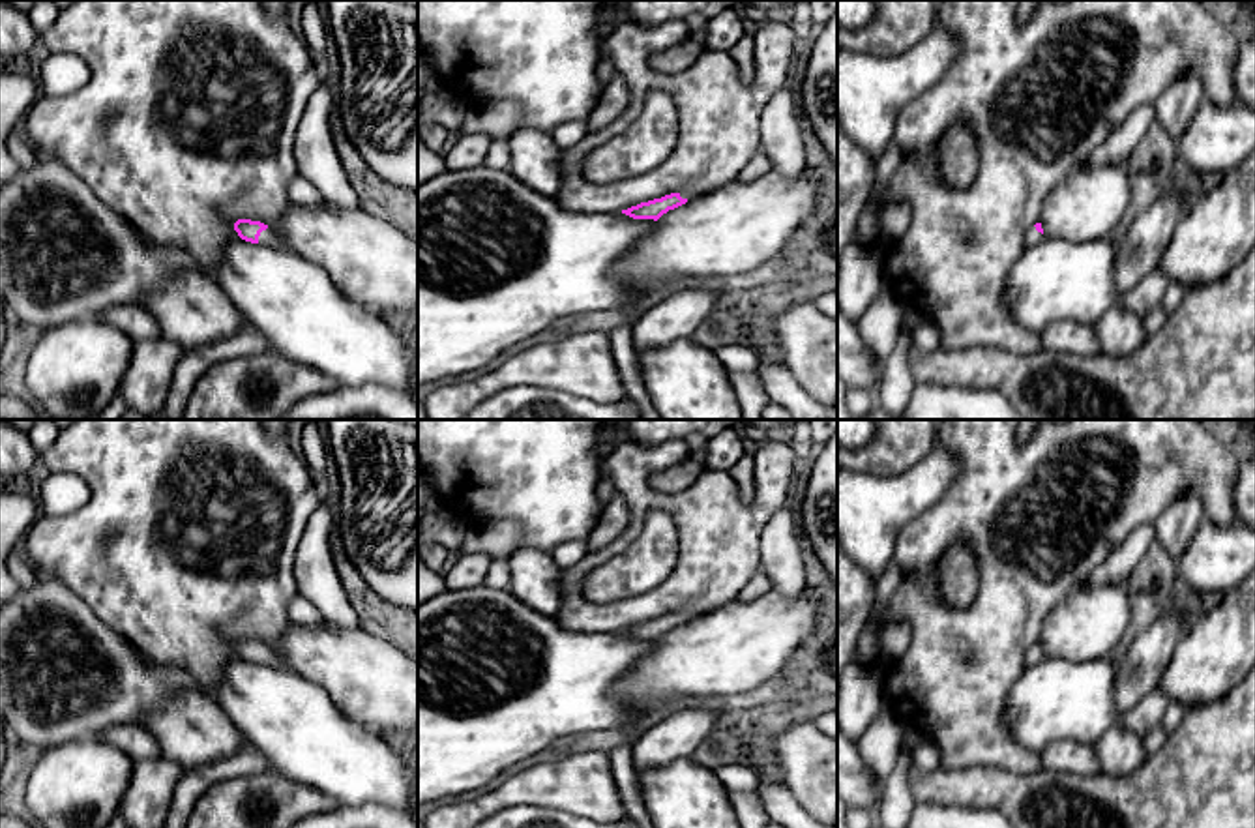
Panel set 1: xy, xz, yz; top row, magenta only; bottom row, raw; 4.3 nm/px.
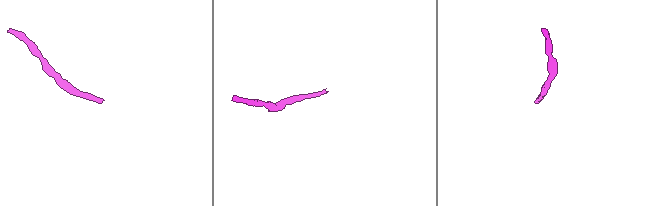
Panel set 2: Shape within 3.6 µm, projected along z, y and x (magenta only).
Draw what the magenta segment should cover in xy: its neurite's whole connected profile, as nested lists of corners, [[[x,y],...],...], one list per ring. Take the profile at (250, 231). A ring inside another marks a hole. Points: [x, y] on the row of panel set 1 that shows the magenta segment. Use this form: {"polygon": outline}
{"polygon": [[[238,219],[234,223],[234,230],[238,232],[242,240],[251,244],[262,244],[270,247],[287,247],[281,242],[281,238],[275,234],[275,230],[260,221]]]}

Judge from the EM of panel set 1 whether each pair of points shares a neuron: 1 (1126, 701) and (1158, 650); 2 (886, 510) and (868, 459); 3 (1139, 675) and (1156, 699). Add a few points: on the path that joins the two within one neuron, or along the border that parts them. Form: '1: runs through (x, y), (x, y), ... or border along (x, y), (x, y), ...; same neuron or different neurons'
1: runs through (1130, 688), (1145, 664); same neuron
2: border along (916, 463), (894, 476), (856, 473); different neurons
3: border along (1154, 688), (1119, 720); different neurons

